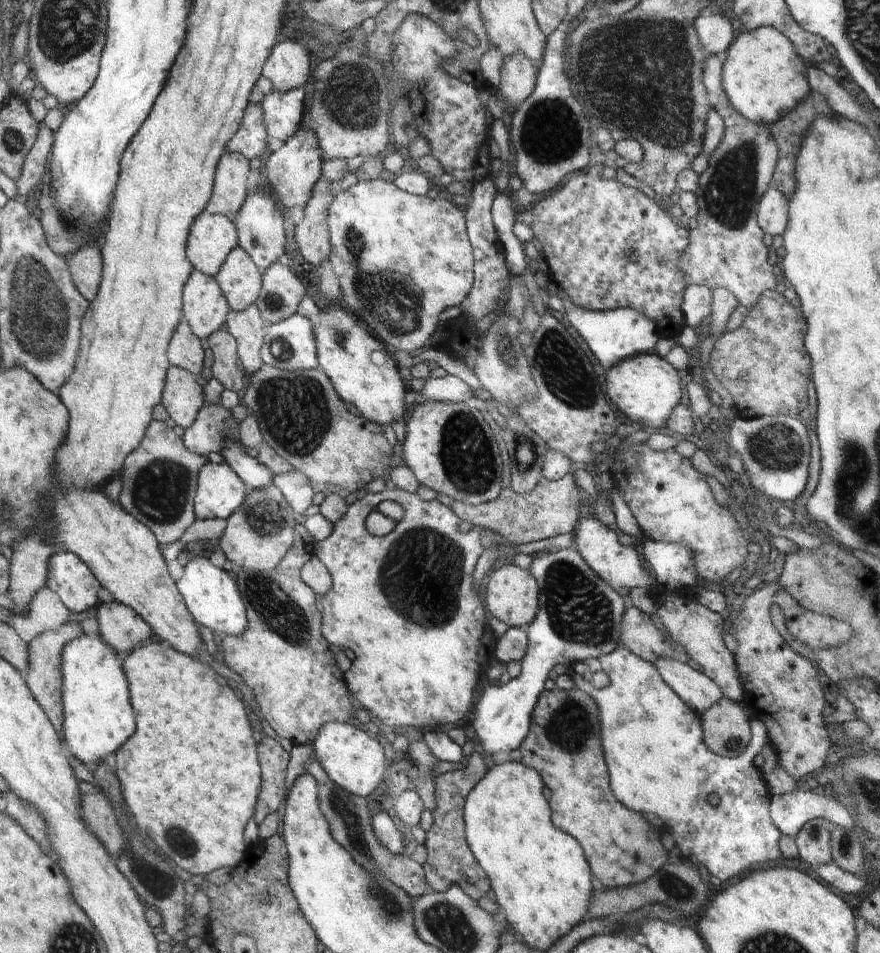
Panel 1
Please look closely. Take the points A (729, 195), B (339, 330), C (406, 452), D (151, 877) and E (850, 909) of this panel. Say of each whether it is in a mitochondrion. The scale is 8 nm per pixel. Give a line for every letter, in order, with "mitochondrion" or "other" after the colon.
A: mitochondrion
B: mitochondrion
C: other
D: mitochondrion
E: other

